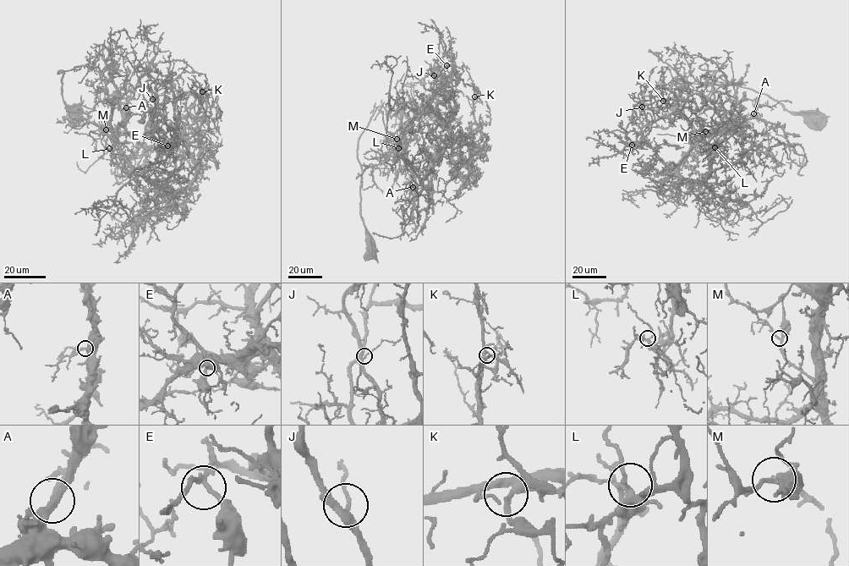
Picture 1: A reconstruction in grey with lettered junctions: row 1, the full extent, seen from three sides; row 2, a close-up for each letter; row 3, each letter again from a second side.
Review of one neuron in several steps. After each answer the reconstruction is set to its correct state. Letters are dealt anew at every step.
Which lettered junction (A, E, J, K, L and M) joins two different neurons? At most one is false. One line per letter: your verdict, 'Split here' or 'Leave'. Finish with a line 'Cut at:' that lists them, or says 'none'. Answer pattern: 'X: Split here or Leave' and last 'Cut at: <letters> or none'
A: Leave
E: Leave
J: Leave
K: Leave
L: Leave
M: Leave
Cut at: none

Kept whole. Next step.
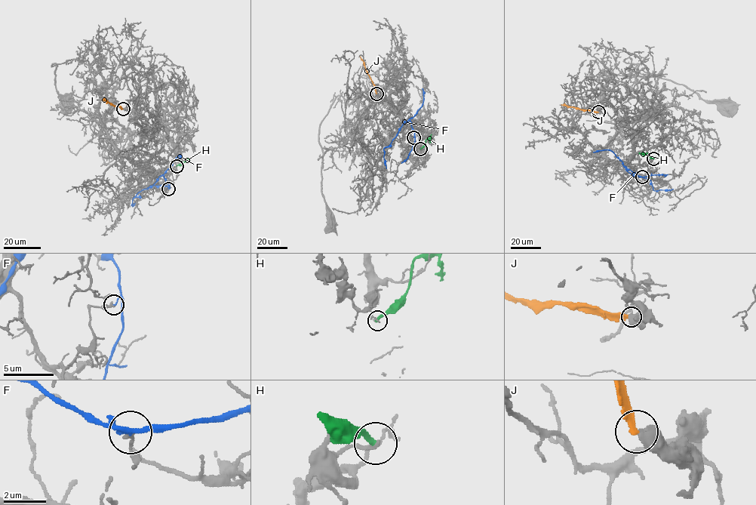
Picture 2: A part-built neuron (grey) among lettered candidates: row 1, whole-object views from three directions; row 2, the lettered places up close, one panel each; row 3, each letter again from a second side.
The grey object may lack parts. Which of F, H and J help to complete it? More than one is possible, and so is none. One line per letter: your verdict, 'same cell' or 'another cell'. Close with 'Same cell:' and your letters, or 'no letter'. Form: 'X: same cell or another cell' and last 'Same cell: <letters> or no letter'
F: another cell
H: another cell
J: another cell
Same cell: no letter

